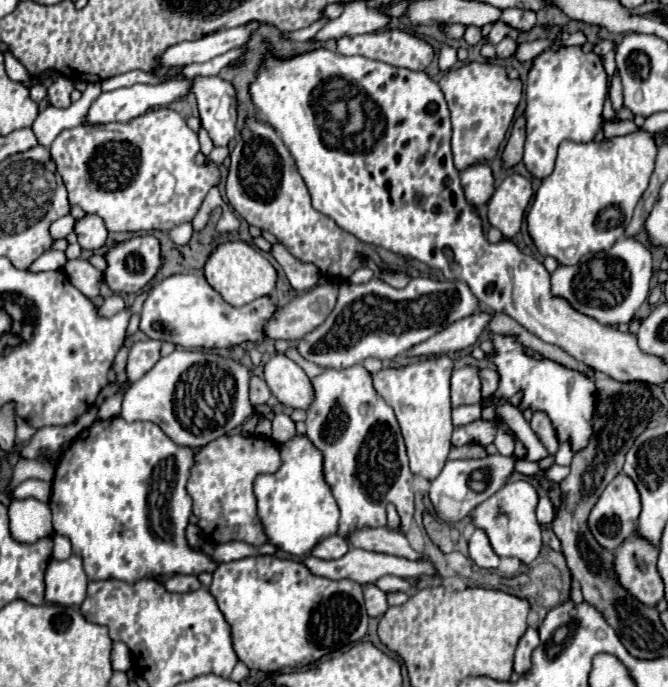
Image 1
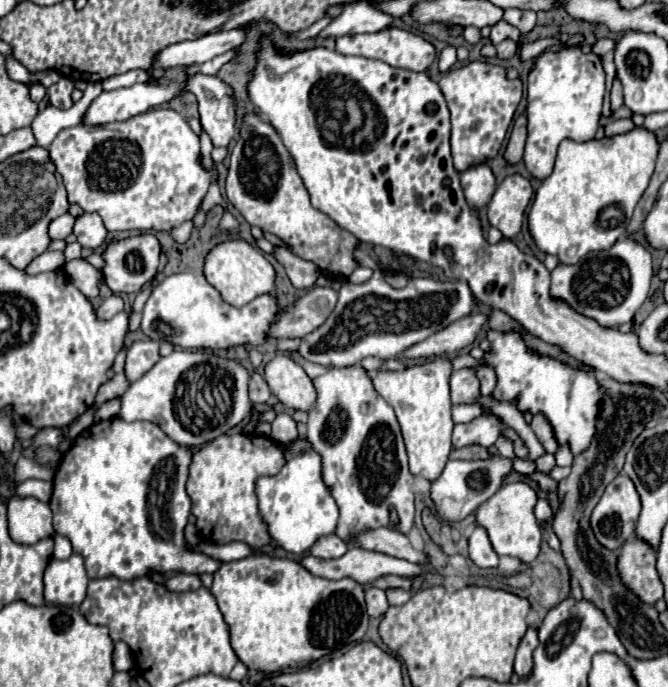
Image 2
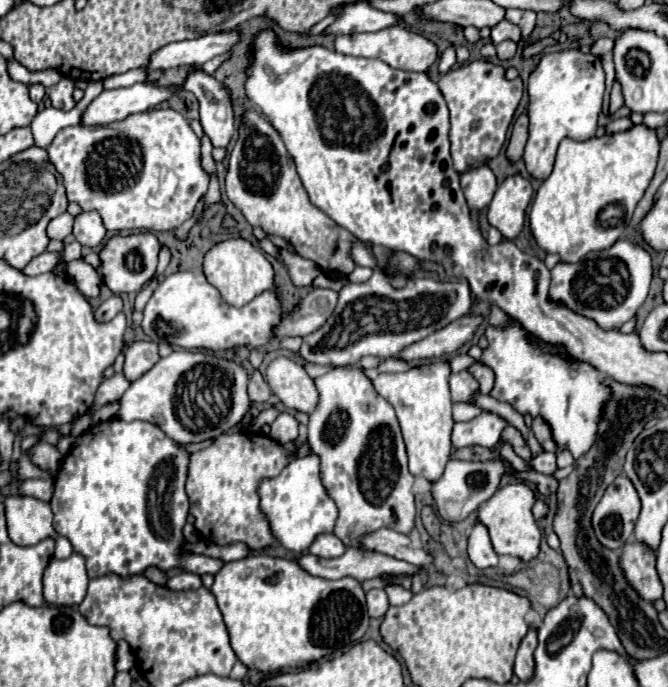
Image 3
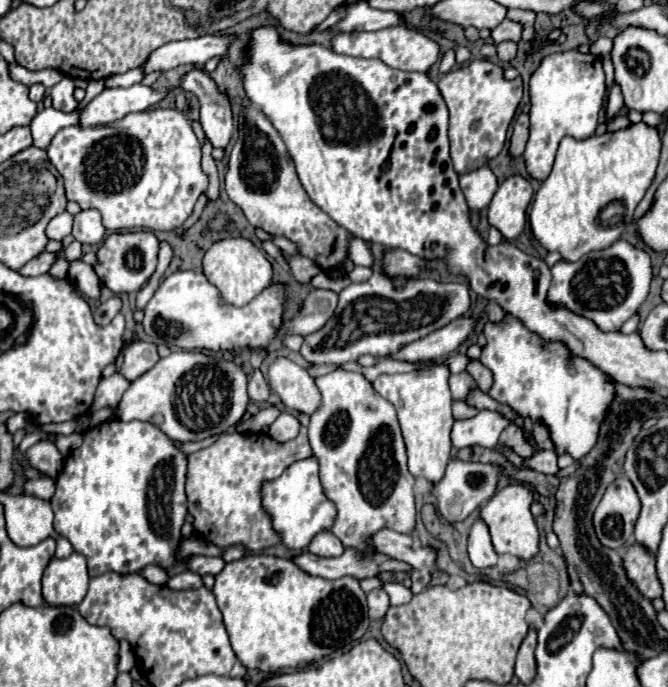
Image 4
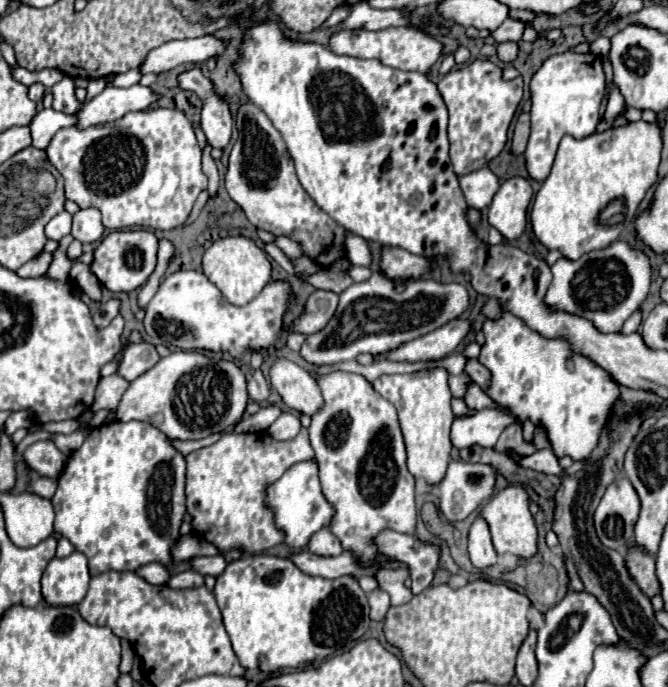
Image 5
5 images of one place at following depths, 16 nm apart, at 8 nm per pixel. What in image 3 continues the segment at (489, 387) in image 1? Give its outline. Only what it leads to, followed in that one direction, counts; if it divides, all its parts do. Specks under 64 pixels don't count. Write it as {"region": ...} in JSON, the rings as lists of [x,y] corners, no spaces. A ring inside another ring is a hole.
{"region":[[[476,362],[474,366],[470,366],[472,368],[472,374],[478,378],[478,382],[480,382],[480,392],[482,394],[490,394],[492,392],[492,388],[494,388],[494,372],[488,368],[488,366],[484,366],[484,364],[480,364],[480,362]]]}

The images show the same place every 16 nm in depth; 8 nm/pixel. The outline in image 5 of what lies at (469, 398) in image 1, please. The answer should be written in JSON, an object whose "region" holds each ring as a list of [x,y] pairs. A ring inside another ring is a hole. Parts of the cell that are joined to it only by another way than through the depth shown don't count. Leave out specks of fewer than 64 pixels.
{"region":[[[462,372],[458,376],[450,376],[448,378],[448,384],[450,384],[450,390],[452,390],[452,396],[454,398],[464,398],[468,386],[472,384],[472,378],[466,372]]]}

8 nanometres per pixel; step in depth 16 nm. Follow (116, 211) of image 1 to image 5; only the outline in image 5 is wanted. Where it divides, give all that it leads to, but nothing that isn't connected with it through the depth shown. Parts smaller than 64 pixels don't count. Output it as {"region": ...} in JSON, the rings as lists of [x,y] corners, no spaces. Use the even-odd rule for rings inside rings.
{"region":[[[150,108],[144,112],[130,112],[128,116],[92,126],[92,128],[62,128],[46,148],[50,164],[62,174],[66,198],[74,200],[80,208],[96,208],[102,214],[102,222],[108,230],[124,228],[150,228],[150,230],[172,230],[182,226],[198,194],[208,186],[208,178],[202,172],[196,134],[190,120],[180,110],[172,108]]]}

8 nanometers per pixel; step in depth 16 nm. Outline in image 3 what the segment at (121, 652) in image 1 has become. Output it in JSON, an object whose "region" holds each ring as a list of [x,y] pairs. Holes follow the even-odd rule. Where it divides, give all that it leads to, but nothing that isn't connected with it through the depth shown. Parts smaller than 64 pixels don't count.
{"region":[[[124,640],[116,642],[116,670],[130,670],[135,665],[134,653],[128,644],[124,644]]]}

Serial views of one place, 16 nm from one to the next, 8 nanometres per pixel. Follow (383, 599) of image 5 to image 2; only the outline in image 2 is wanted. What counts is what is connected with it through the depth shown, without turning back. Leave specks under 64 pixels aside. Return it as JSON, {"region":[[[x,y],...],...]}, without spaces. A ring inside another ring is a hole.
{"region":[[[370,586],[364,590],[364,596],[366,596],[366,608],[368,608],[368,614],[372,618],[380,618],[384,616],[384,612],[388,610],[388,600],[386,600],[386,592]]]}

